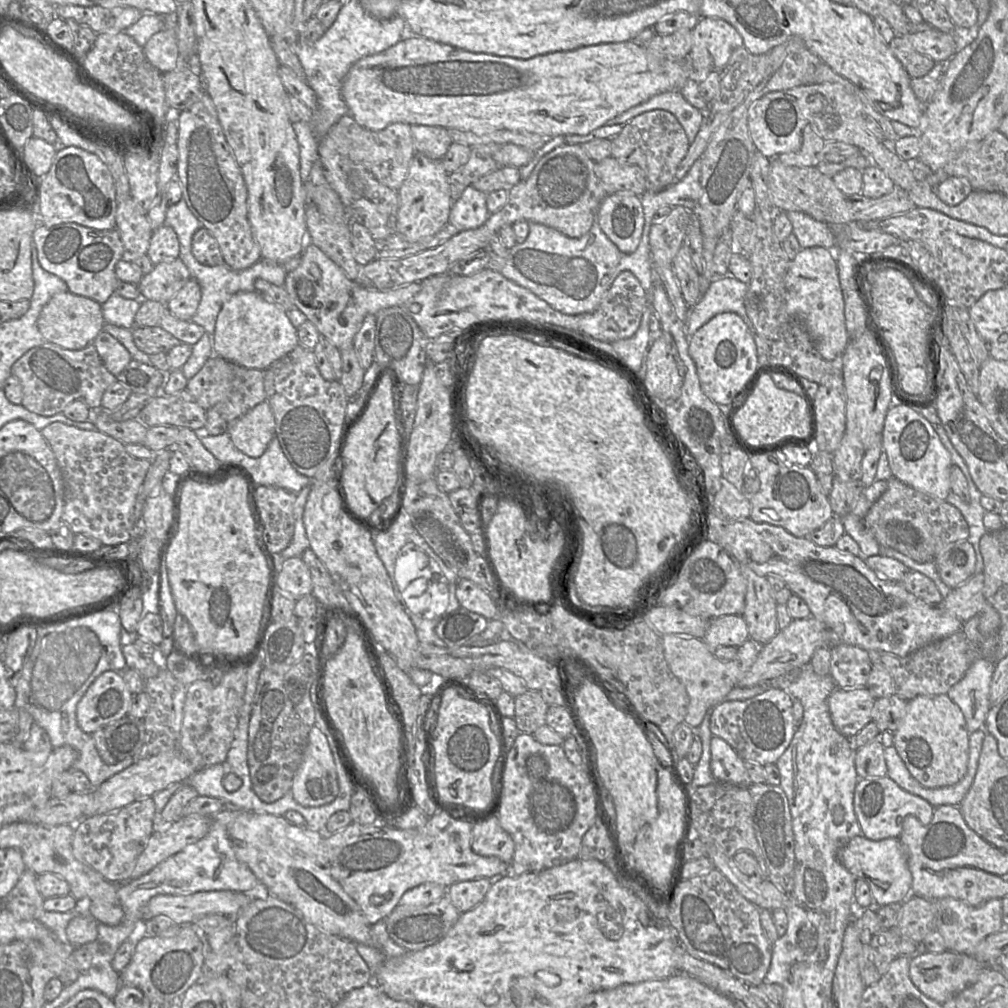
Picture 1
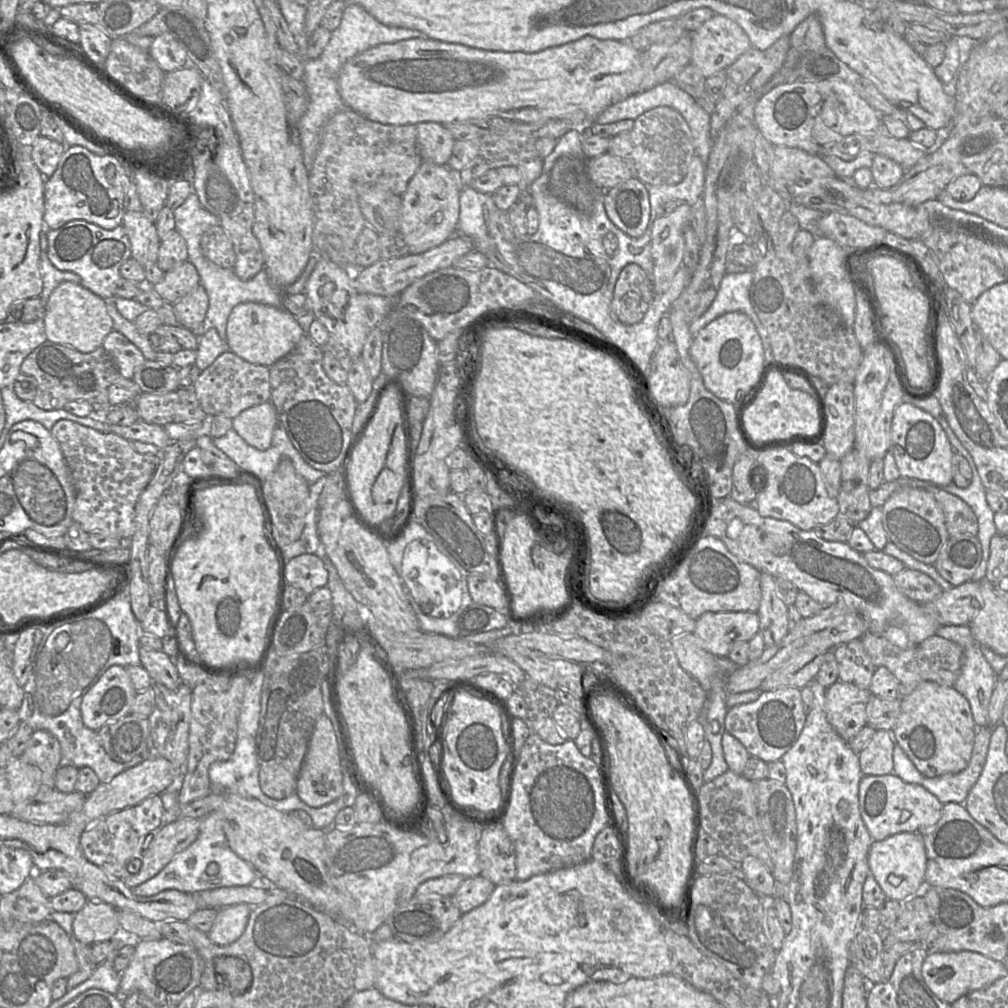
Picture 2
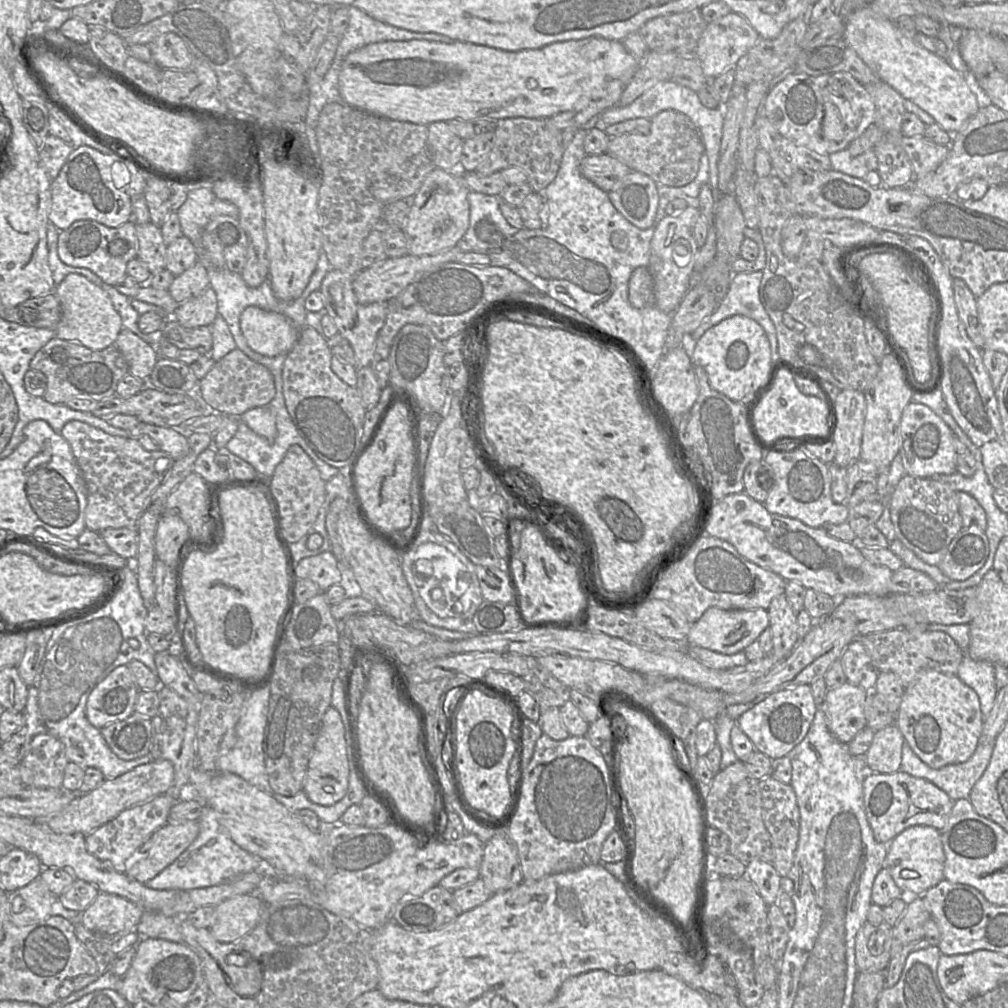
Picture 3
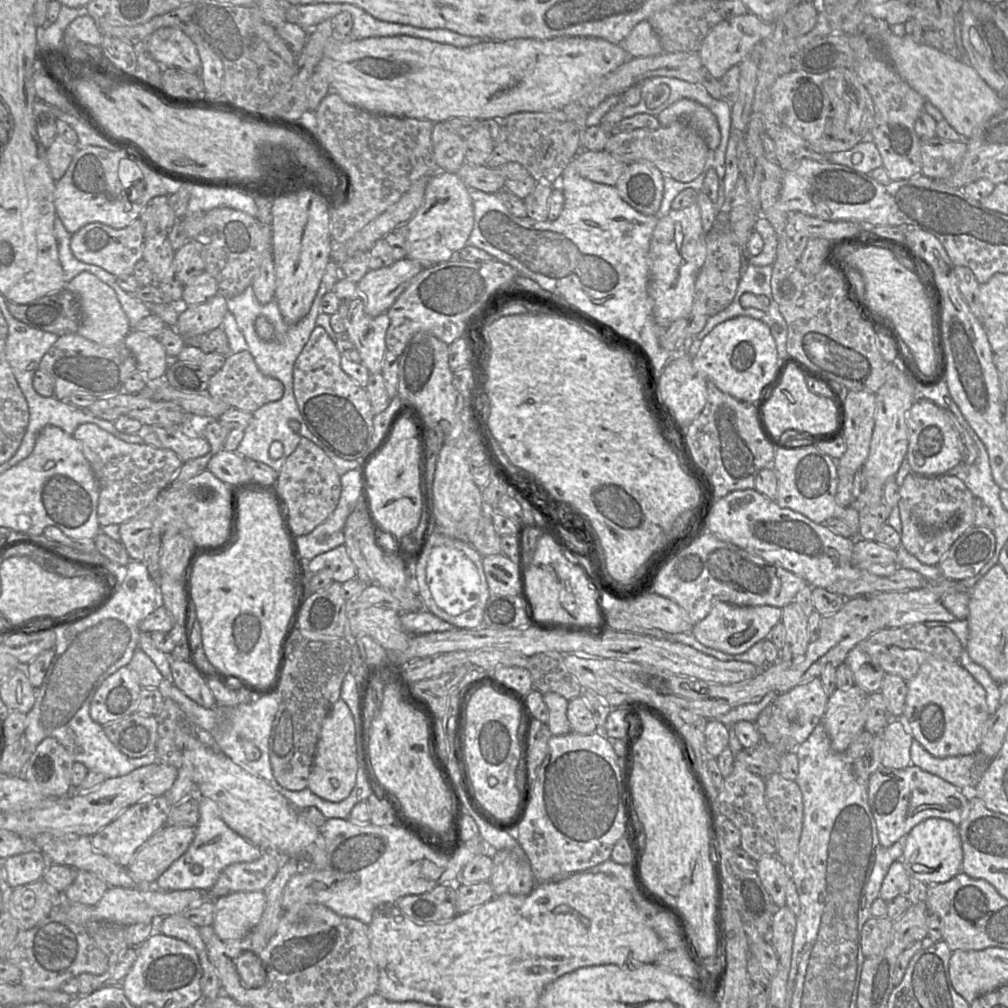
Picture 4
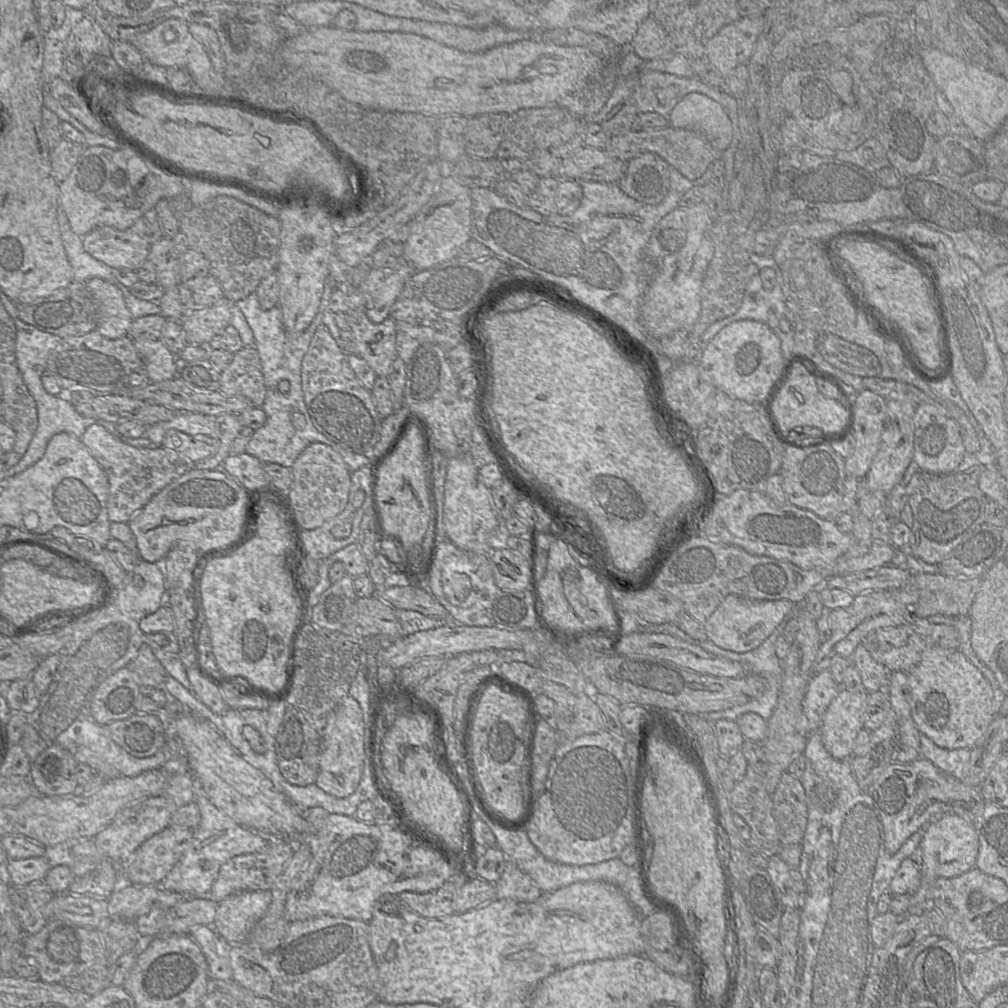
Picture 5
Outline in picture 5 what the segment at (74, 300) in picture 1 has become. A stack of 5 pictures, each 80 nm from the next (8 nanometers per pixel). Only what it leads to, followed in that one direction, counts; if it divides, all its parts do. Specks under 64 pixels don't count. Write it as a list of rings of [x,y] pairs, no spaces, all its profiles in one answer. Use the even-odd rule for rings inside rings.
[[[91,278],[85,284],[97,304],[98,323],[95,330],[109,339],[126,336],[134,318],[122,292],[101,278]]]

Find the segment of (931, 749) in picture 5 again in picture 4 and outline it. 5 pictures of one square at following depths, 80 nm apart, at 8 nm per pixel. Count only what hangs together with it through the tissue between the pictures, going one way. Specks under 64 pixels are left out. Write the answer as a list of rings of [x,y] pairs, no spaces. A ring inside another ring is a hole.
[[[917,741],[910,748],[911,765],[936,775],[960,789],[975,789],[987,766],[976,762],[975,754],[938,758]]]

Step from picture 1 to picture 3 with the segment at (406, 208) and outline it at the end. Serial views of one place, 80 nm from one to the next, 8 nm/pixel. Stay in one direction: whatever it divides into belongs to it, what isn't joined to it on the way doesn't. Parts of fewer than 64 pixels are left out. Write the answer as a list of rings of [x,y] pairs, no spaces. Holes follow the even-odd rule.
[[[438,167],[426,175],[424,181],[410,200],[410,211],[405,223],[408,240],[408,253],[415,256],[431,255],[456,246],[469,227],[470,207],[468,193],[470,189],[463,181],[463,172],[446,171]]]

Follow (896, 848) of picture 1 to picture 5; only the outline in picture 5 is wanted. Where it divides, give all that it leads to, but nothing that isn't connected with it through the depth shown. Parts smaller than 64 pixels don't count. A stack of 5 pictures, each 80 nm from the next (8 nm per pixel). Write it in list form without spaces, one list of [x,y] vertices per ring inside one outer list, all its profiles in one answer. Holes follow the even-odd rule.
[[[945,815],[930,822],[919,845],[922,863],[919,865],[926,878],[953,878],[975,868],[979,840],[972,822],[957,815]]]

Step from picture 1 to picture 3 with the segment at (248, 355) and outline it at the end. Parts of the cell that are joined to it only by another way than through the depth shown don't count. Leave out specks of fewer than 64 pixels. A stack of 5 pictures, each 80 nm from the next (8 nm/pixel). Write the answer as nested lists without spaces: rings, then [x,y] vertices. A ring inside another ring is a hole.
[[[257,306],[245,308],[240,316],[240,327],[248,346],[269,357],[289,353],[300,334],[284,314]]]

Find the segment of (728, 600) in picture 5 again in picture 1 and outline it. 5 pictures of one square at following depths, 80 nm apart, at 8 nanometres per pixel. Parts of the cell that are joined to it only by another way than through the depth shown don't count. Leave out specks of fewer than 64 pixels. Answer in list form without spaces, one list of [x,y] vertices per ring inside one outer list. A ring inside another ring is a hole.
[[[725,615],[709,620],[704,642],[715,649],[720,646],[741,646],[749,639],[747,624],[742,615]]]

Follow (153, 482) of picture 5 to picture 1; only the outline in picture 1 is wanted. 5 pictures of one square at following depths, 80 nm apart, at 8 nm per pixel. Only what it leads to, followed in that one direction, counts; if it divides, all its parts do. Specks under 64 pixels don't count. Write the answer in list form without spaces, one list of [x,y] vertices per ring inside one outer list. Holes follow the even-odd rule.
[[[54,422],[47,425],[41,430],[41,434],[43,435],[55,455],[63,480],[64,509],[62,514],[62,521],[69,525],[74,534],[83,534],[98,539],[102,543],[102,545],[118,545],[121,543],[128,543],[128,541],[132,538],[132,529],[134,526],[134,505],[136,497],[150,468],[152,460],[137,459],[132,457],[126,452],[125,444],[99,431],[81,430],[79,428],[69,426],[61,422]]]

